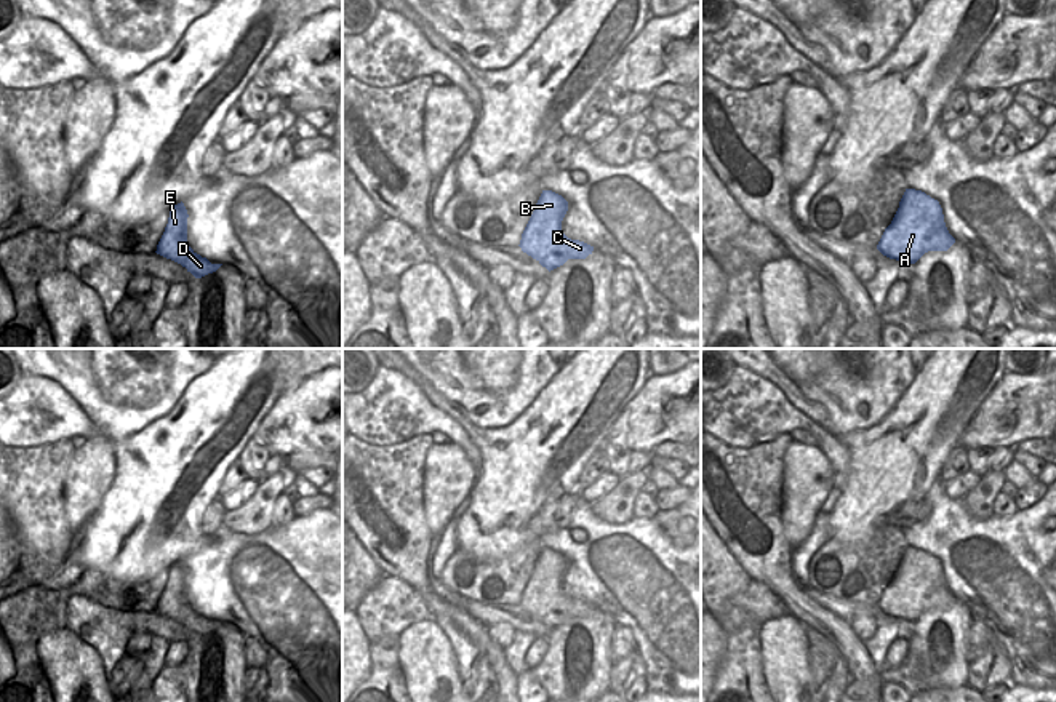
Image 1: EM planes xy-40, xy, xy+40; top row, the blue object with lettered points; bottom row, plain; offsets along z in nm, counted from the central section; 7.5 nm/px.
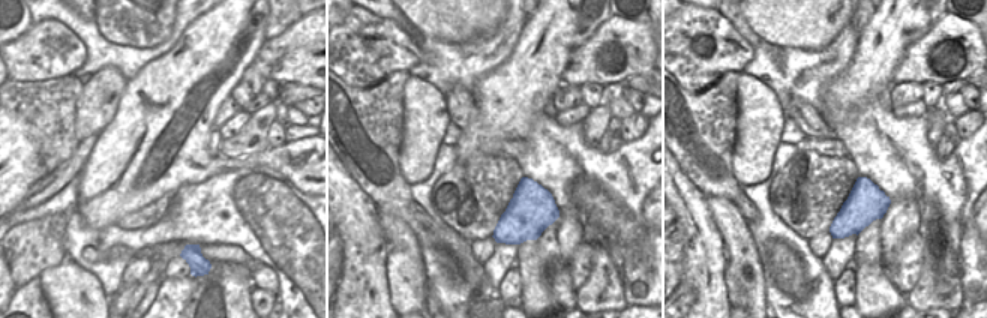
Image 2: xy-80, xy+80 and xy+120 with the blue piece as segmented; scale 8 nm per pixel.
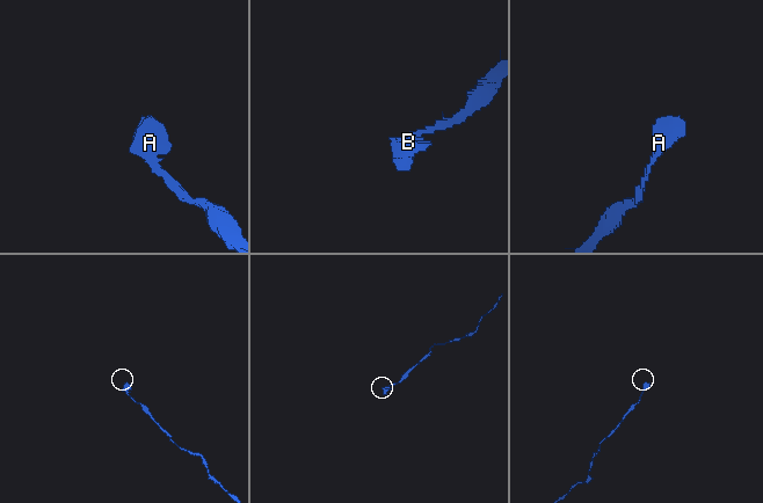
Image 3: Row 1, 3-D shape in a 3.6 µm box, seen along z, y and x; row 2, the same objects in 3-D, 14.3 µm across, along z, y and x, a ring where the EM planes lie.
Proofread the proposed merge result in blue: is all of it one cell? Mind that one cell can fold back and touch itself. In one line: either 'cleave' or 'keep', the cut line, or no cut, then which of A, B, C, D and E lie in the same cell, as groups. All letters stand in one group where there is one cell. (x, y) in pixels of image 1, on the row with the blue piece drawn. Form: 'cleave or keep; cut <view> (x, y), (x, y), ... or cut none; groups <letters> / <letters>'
cleave; cut xy (567, 258), (538, 259); groups A B C E / D

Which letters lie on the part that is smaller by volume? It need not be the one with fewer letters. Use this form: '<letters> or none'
A, B, C, E

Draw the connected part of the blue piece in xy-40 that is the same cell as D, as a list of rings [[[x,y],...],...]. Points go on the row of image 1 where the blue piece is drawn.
[[[192,257],[192,259],[181,259],[179,262],[182,267],[187,269],[195,278],[202,278],[208,273],[216,272],[222,264],[211,264],[206,257]]]

